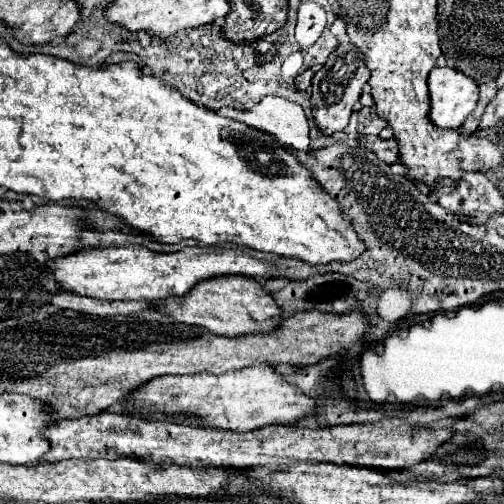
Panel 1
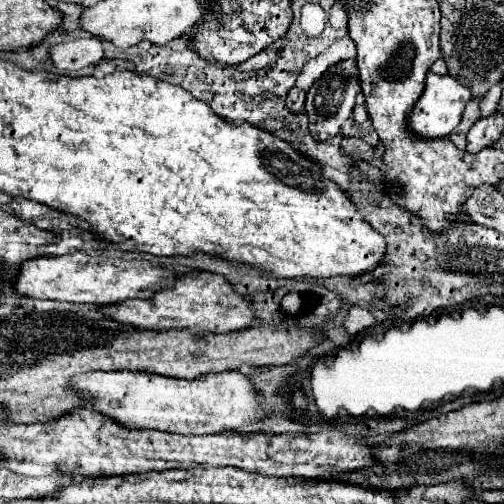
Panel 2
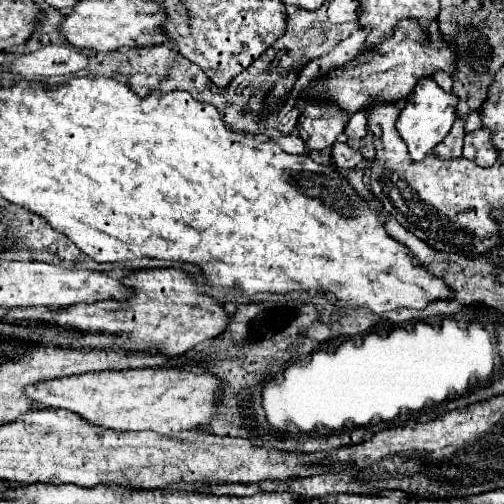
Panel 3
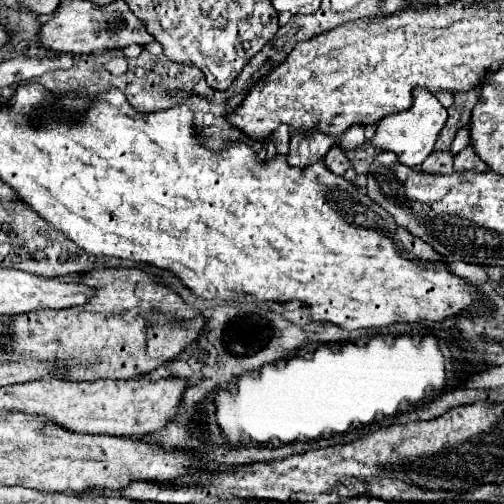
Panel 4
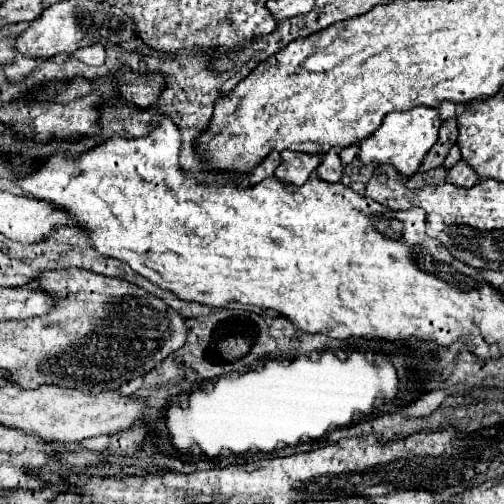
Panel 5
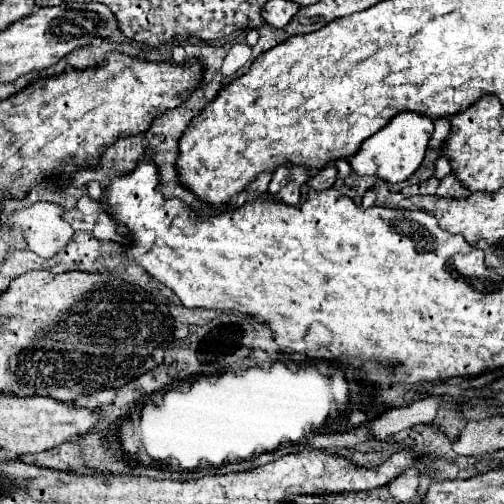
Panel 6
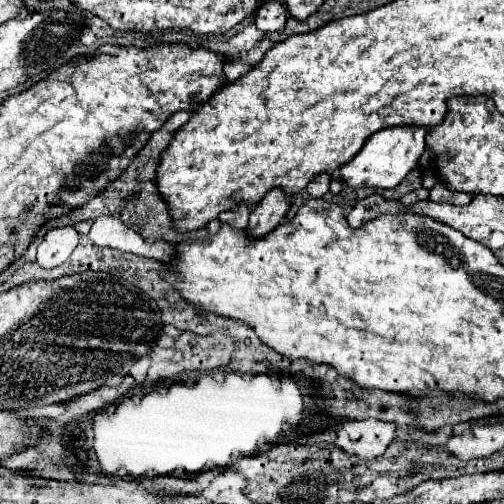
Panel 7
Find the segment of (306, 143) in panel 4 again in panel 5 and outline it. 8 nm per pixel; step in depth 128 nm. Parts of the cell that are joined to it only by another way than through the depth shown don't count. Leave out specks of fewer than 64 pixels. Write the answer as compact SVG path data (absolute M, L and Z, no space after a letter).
M292 150L282 152L282 164L276 168L276 178L288 182L288 184L304 184L308 176L316 170L320 164L320 154L300 154Z

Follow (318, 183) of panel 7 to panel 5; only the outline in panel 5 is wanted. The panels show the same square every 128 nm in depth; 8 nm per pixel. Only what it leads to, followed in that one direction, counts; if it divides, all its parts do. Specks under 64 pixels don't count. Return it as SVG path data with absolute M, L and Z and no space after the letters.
M334 148L324 154L324 158L322 158L320 166L316 168L316 172L318 172L318 176L320 176L322 180L326 180L326 182L338 182L338 180L342 178L344 166L342 166L340 156L338 156L338 152L336 152Z

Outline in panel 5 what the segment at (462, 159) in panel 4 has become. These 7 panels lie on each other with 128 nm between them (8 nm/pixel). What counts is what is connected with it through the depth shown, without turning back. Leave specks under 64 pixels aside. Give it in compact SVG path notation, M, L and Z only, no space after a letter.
M460 160L458 164L454 164L452 170L448 170L446 180L452 182L452 184L458 184L462 188L470 188L470 186L474 186L474 184L480 182L480 178L476 176L476 170L468 162L464 162L464 160Z

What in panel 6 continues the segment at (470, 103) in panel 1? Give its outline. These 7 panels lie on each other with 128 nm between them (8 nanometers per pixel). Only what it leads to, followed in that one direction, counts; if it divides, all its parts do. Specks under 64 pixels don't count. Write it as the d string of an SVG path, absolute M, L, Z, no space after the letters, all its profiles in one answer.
M400 112L386 124L384 130L378 130L360 146L360 150L350 158L350 166L360 176L378 176L390 184L402 182L410 178L422 164L432 132L434 122L428 116L420 116L414 112Z

